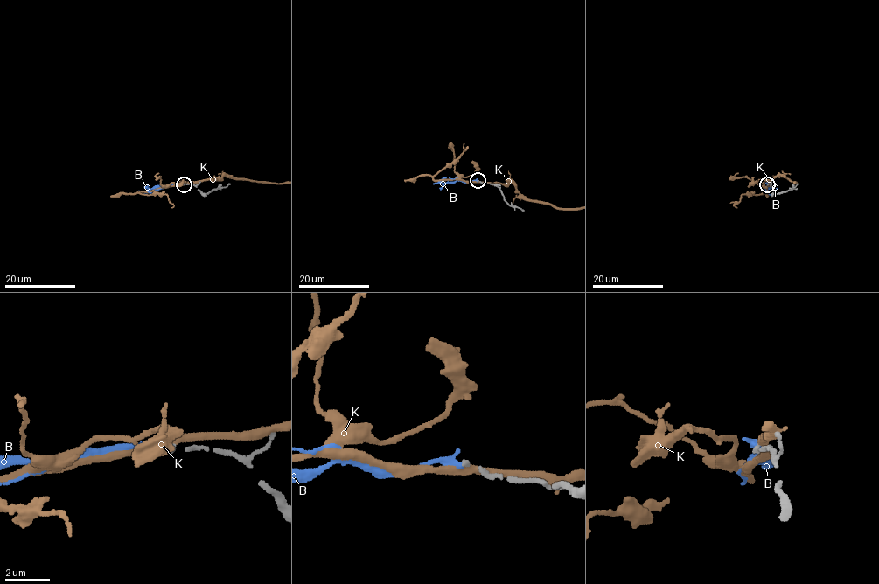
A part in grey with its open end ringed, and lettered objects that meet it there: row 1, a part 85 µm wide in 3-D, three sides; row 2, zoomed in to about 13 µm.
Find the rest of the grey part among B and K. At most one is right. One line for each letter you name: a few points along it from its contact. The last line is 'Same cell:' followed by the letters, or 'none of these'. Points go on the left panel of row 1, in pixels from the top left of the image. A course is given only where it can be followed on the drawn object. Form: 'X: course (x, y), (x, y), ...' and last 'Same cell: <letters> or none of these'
Same cell: none of these

